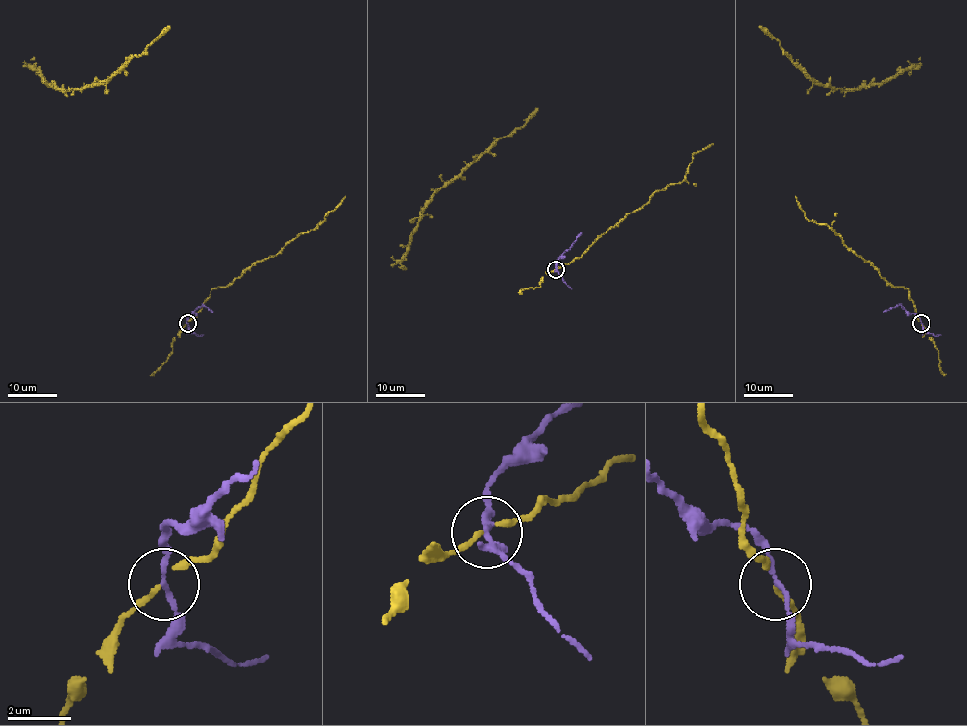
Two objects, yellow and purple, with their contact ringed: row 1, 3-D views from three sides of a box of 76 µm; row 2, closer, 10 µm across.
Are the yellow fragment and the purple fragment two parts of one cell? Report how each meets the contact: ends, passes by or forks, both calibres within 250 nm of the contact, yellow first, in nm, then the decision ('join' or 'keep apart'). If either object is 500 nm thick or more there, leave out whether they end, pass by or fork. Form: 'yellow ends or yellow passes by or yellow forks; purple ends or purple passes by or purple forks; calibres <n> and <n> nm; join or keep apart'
yellow passes by; purple passes by; calibres 130 and 140 nm; keep apart

